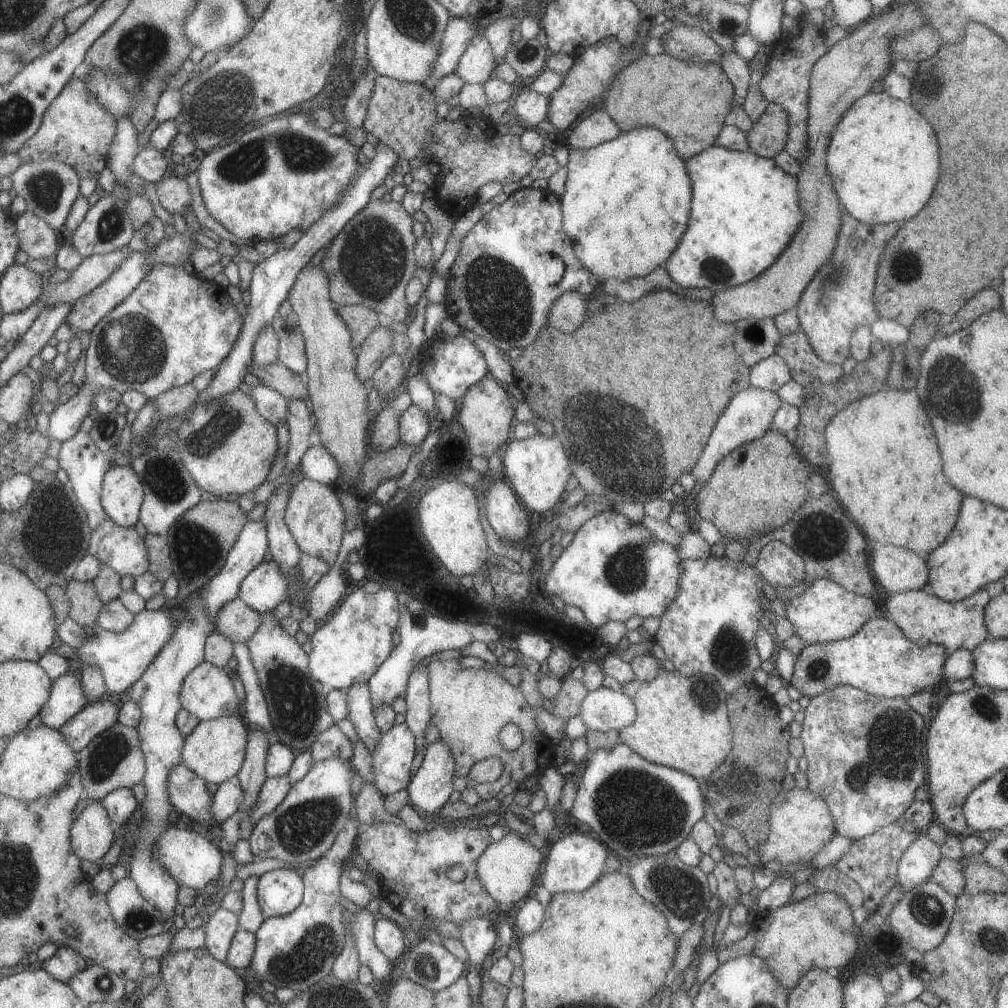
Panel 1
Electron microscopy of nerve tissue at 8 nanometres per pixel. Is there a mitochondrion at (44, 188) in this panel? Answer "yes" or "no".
yes

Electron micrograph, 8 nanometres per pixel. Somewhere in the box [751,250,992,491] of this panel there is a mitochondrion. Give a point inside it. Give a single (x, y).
(963, 400)

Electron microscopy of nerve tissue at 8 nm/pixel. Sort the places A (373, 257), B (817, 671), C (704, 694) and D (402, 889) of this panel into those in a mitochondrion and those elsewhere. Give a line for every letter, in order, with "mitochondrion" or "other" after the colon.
A: mitochondrion
B: mitochondrion
C: mitochondrion
D: other

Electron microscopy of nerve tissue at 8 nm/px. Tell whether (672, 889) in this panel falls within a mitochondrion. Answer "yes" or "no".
yes

